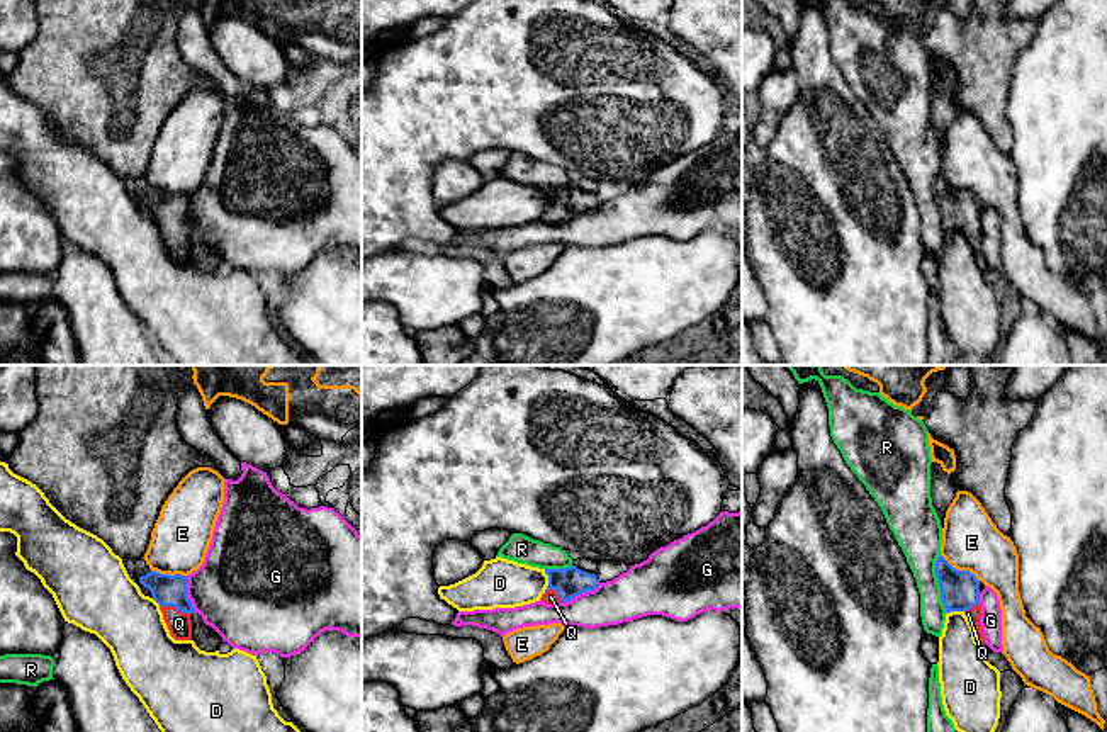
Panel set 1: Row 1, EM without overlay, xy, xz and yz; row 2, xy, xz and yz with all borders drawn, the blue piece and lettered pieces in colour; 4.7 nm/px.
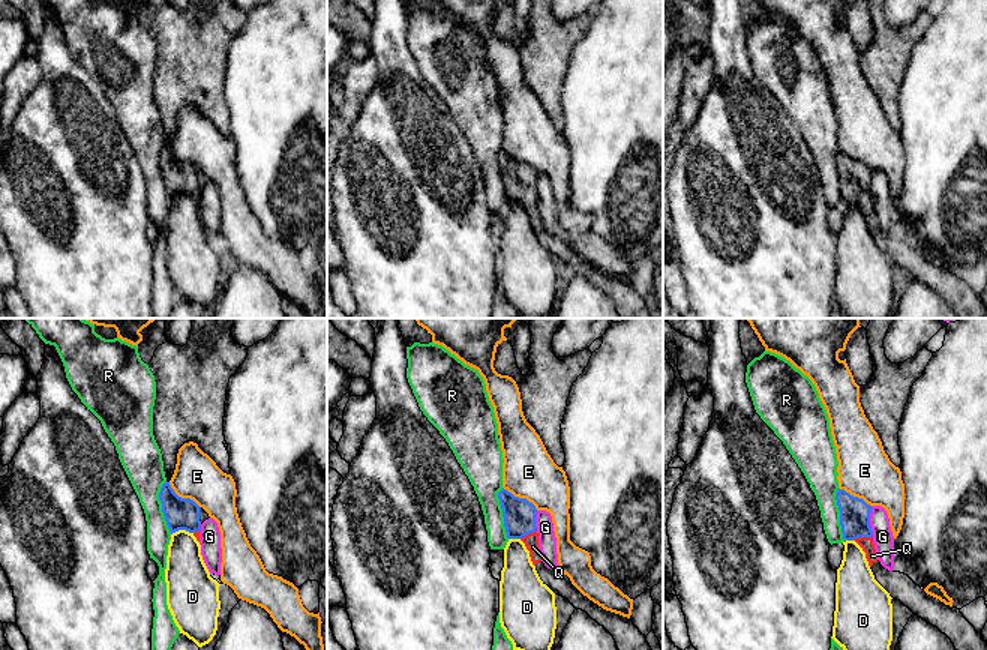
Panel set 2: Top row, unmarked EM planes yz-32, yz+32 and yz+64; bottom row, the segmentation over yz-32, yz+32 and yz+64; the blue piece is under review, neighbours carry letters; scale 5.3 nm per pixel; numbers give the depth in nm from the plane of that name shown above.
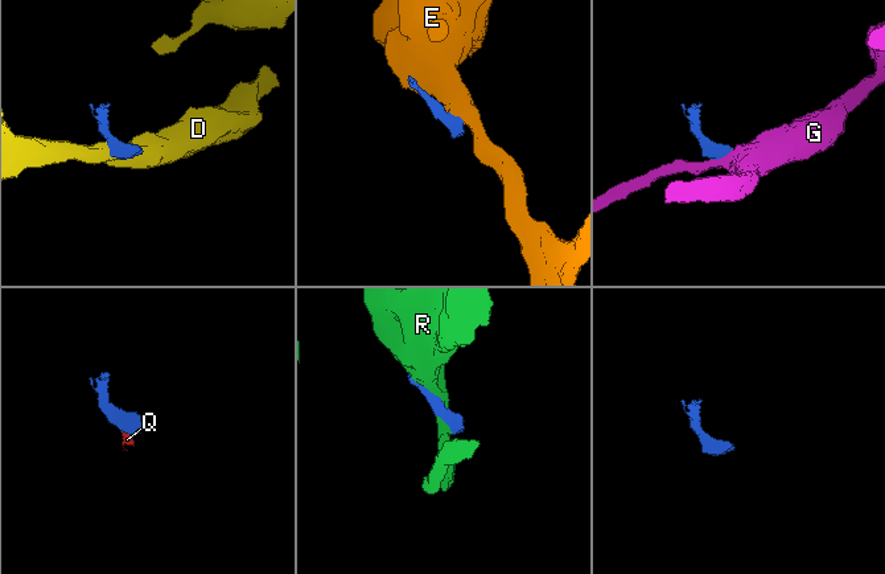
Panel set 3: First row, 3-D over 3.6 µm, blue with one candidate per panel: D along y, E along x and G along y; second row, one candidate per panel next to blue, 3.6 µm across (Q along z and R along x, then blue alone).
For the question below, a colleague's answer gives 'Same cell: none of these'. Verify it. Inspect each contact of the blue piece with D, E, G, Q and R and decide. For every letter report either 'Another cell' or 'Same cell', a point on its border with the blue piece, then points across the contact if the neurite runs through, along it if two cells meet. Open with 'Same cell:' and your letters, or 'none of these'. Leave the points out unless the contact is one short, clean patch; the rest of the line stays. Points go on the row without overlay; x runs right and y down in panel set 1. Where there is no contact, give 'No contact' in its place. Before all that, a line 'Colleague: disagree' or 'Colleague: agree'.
Colleague: disagree
Same cell: Q
D: Another cell. Touches blue at xz (549, 201). Boundary: xz (544, 189), (547, 196), (545, 211)
E: Another cell. Touches blue at yz (961, 191). Boundary: yz (941, 174), (955, 187), (968, 189), (978, 201)
G: Another cell. Touches blue at xz (581, 213). Boundary: xz (600, 202), (593, 209), (583, 211), (562, 223)
Q: Same cell. Touches blue at xy (175, 226). Path across: xy (167, 209), (175, 226), (179, 243)
R: Another cell. Touches blue at yz (938, 201)

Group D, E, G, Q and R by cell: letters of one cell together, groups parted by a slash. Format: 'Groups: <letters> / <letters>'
Groups: D / E / G / Q / R

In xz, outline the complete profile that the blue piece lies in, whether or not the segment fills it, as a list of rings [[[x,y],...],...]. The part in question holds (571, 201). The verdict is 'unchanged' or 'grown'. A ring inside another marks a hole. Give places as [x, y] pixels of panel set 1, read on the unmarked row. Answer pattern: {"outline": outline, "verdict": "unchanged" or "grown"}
{"outline": [[[576,185],[565,189],[545,189],[548,195],[548,206],[540,221],[547,224],[559,224],[570,221],[572,217],[594,211],[599,206],[596,194],[584,192]]], "verdict": "grown"}

